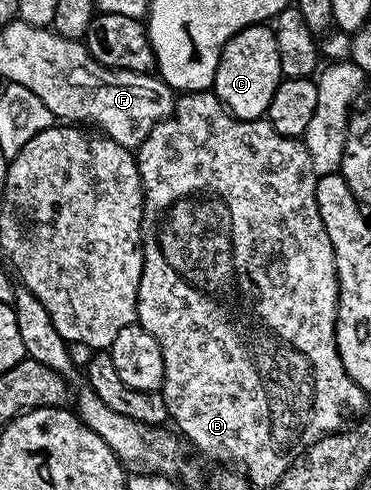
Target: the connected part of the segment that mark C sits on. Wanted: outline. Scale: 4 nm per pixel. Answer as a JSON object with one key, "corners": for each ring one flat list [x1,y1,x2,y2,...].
{"corners":[[254,24,241,30,223,47,213,74,215,97,224,108,239,120,258,120,266,117,269,102,281,79,281,62,277,54,275,33,267,24]]}

